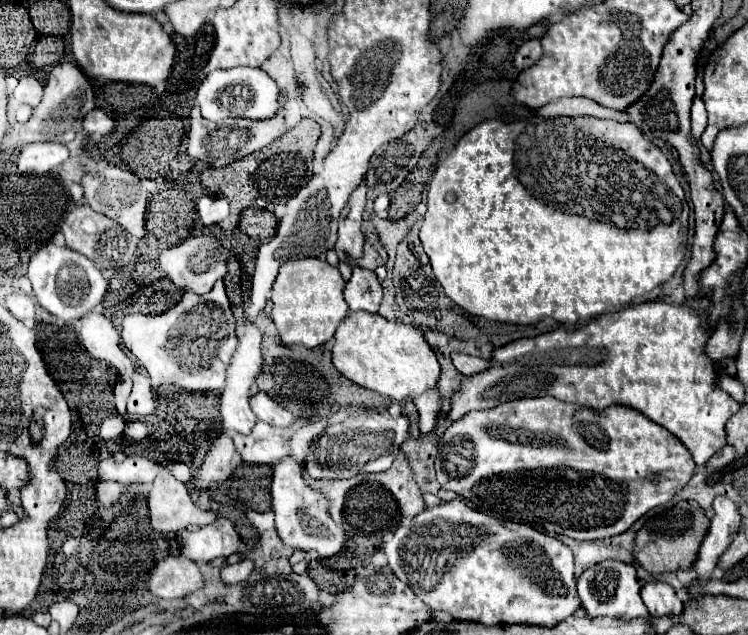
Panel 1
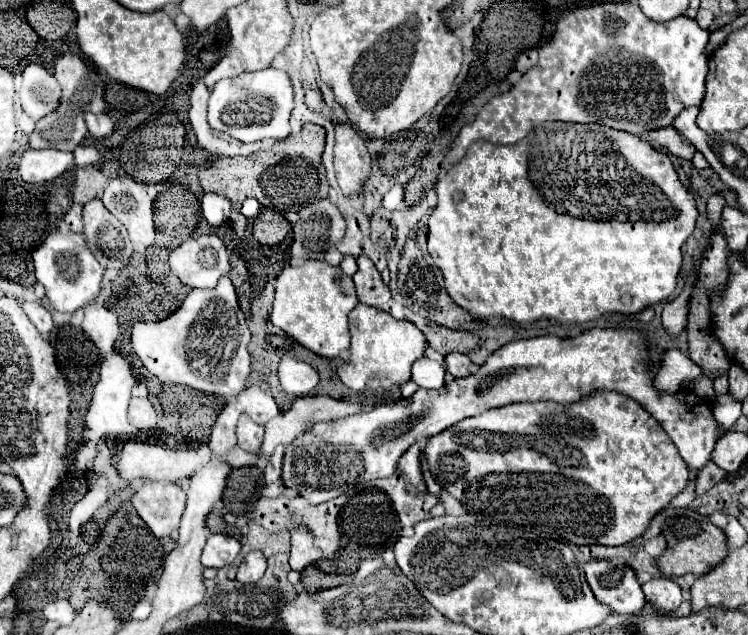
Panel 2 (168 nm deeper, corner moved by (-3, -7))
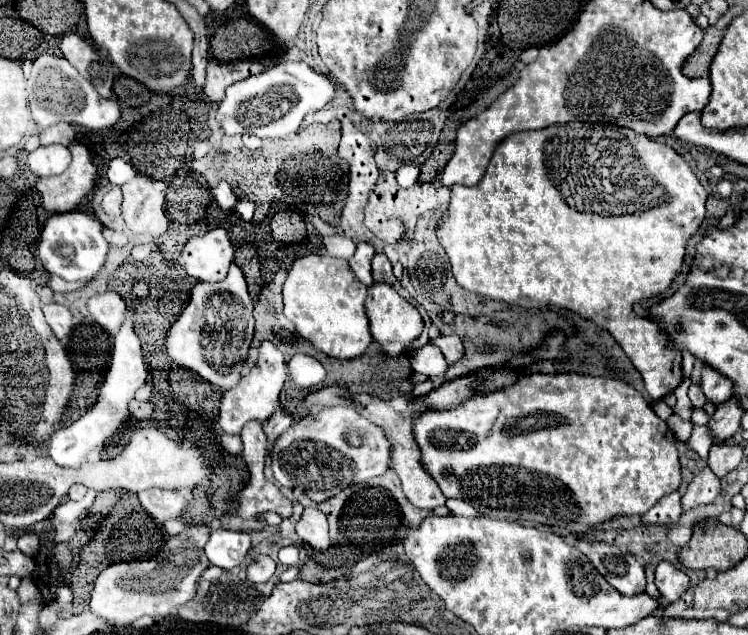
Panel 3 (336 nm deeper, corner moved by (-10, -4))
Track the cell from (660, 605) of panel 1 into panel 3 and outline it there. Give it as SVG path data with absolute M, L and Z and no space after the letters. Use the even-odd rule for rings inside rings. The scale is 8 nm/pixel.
M664 561L656 567L656 587L658 587L660 595L668 603L672 603L672 601L678 601L688 591L690 579L684 571L680 571L672 563Z

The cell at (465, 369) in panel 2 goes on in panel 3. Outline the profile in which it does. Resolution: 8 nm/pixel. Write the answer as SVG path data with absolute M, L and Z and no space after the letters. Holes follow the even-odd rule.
M440 335L434 345L438 345L446 357L446 361L452 365L464 357L464 345L456 335Z

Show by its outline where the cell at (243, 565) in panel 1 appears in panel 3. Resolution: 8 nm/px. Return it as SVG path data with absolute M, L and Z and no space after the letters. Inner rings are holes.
M258 555L246 569L248 581L264 583L264 581L268 581L274 575L274 569L276 569L276 563L268 555Z

